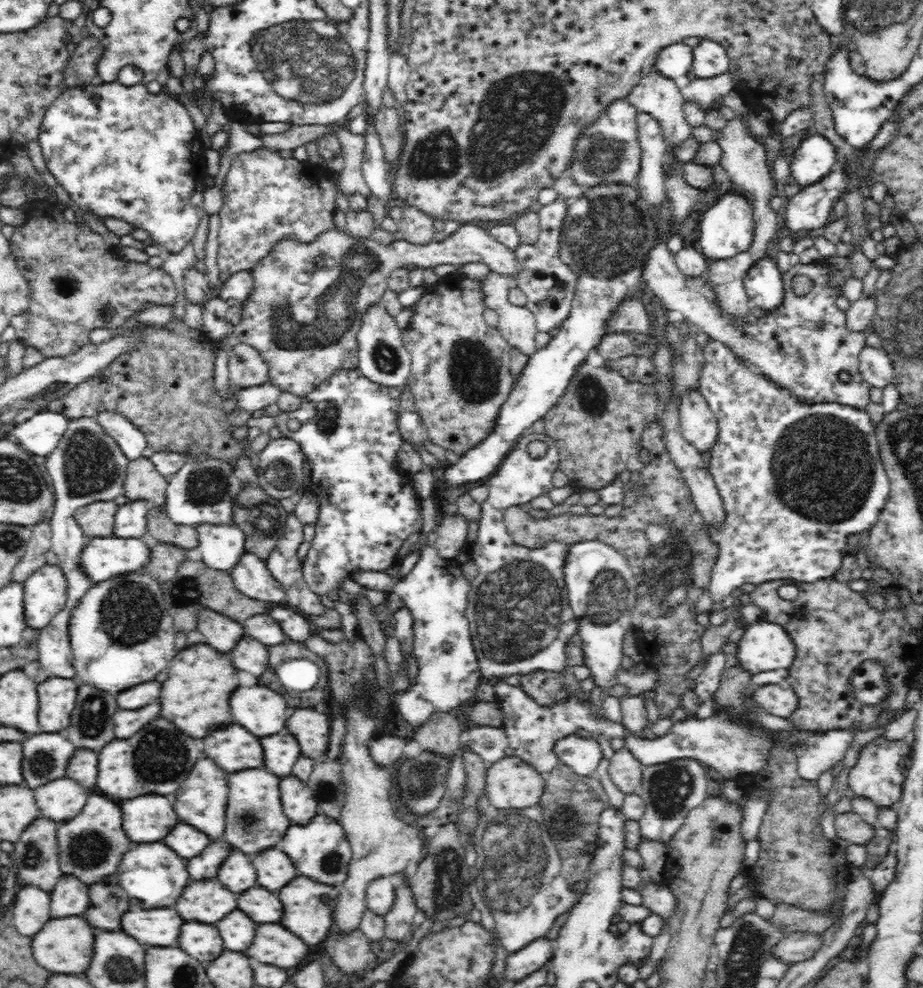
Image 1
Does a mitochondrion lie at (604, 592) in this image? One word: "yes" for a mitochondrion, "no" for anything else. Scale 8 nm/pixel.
yes

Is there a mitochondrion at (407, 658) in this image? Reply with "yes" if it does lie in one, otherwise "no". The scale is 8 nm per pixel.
no

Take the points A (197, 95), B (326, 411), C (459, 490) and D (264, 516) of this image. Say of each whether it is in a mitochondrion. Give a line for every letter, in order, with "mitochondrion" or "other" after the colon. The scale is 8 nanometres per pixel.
A: other
B: mitochondrion
C: other
D: mitochondrion

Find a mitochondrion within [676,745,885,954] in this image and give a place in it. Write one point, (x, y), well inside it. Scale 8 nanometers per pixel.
(839, 869)

